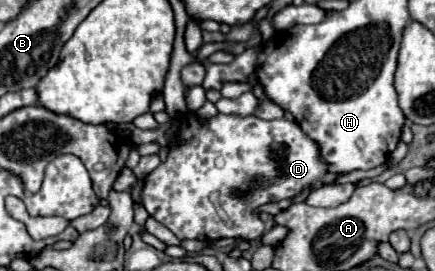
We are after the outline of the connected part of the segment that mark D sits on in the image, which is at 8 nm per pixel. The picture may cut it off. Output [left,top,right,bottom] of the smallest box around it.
[143,114,343,242]

